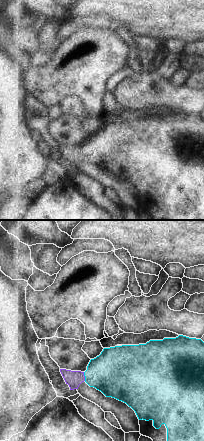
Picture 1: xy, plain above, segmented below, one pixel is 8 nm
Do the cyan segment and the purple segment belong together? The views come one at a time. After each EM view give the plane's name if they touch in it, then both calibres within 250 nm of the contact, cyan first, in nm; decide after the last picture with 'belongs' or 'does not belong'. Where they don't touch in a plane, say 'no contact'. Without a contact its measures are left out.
xy | 380/130 nm

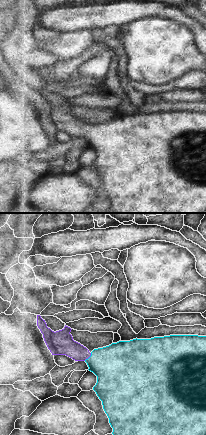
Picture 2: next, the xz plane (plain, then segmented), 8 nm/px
xz | 380/190 nm

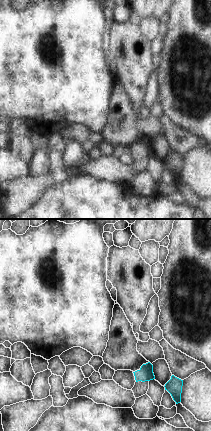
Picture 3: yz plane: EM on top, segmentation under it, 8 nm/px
no contact

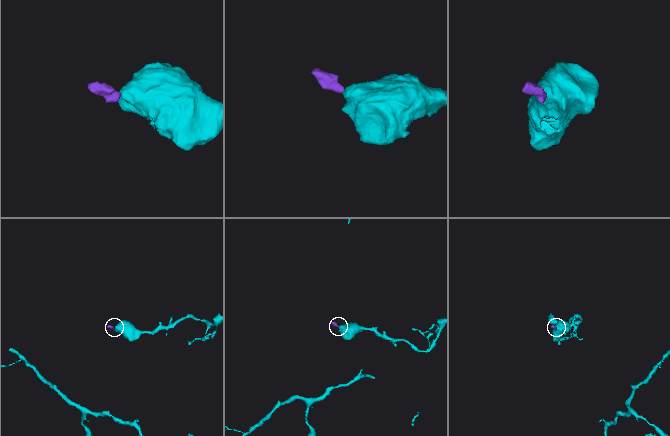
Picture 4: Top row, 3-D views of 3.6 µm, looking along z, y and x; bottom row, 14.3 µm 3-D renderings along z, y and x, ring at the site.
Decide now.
belongs

